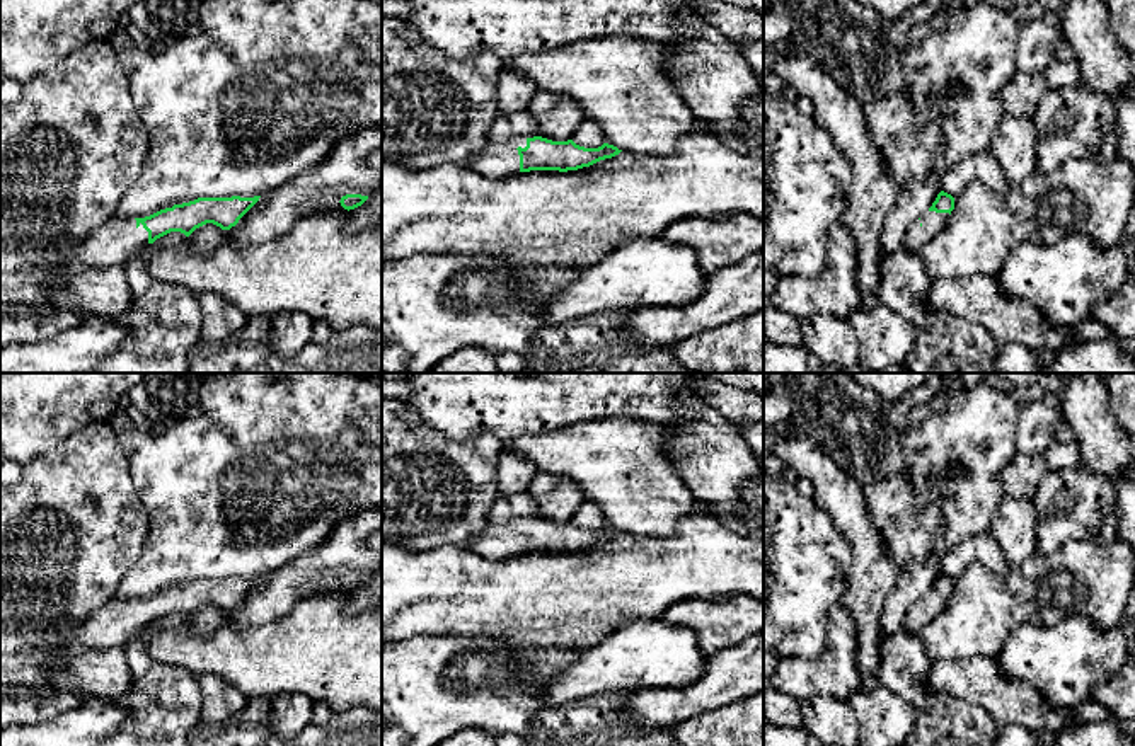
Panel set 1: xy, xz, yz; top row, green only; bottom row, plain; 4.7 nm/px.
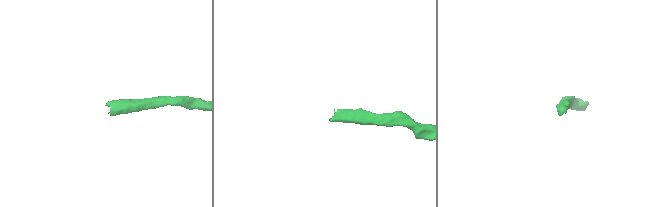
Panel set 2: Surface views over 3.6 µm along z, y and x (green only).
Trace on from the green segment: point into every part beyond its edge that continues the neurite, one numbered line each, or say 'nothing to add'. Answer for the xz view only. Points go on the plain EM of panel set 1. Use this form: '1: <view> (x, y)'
1: xz (495, 542)

